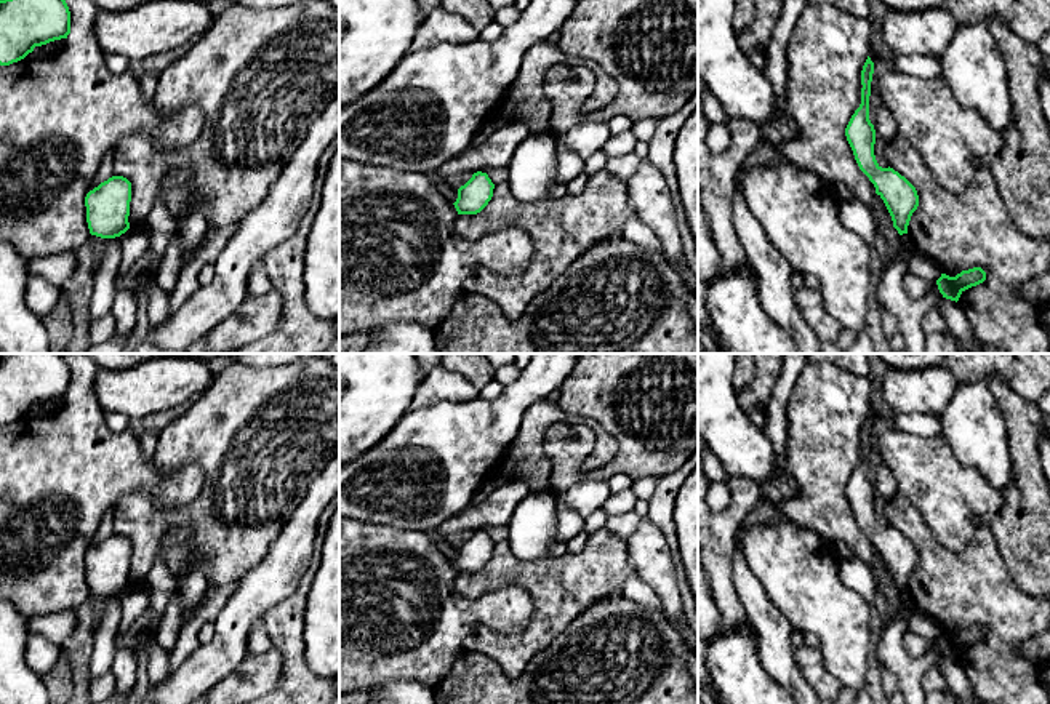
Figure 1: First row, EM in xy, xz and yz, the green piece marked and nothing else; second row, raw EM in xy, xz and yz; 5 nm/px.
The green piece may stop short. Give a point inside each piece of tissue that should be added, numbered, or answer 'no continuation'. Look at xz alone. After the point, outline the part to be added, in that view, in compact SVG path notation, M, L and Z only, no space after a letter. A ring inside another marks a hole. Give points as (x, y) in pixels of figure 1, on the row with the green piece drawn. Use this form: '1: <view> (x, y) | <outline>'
no continuation

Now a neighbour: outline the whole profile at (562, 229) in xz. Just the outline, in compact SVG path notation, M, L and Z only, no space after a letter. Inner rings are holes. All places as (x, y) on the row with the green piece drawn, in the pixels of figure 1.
M605 168L594 173L579 194L528 203L512 195L509 182L498 184L488 205L477 214L459 214L455 229L463 238L477 242L499 229L520 227L531 237L533 254L528 267L515 277L499 275L483 266L474 269L464 280L463 291L491 299L503 315L515 323L531 299L547 290L551 282L563 274L575 259L597 242L611 235L623 235L626 221L634 216L626 179L611 176Z

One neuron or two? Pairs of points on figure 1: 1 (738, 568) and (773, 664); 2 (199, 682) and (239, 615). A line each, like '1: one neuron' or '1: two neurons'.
1: one neuron
2: one neuron

